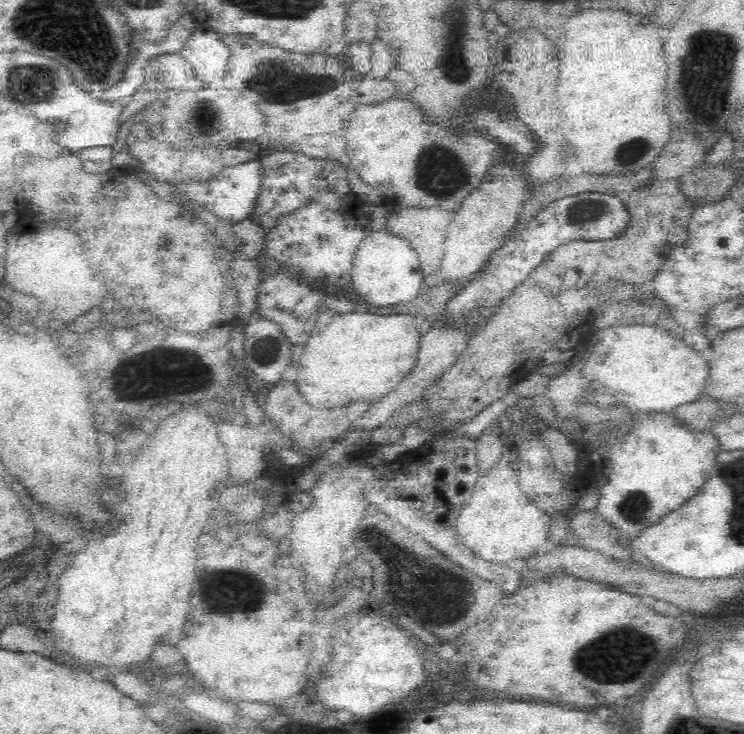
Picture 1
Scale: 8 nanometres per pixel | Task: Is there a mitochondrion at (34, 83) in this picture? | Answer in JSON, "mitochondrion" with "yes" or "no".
{"mitochondrion":"yes"}

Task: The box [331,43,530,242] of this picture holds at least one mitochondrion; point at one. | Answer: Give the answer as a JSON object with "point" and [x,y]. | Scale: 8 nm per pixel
{"point":[433,167]}

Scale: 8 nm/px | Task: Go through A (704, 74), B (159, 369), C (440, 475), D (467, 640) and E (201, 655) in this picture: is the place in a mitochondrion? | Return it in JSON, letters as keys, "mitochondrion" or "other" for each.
{"A":"mitochondrion","B":"mitochondrion","C":"other","D":"other","E":"other"}

